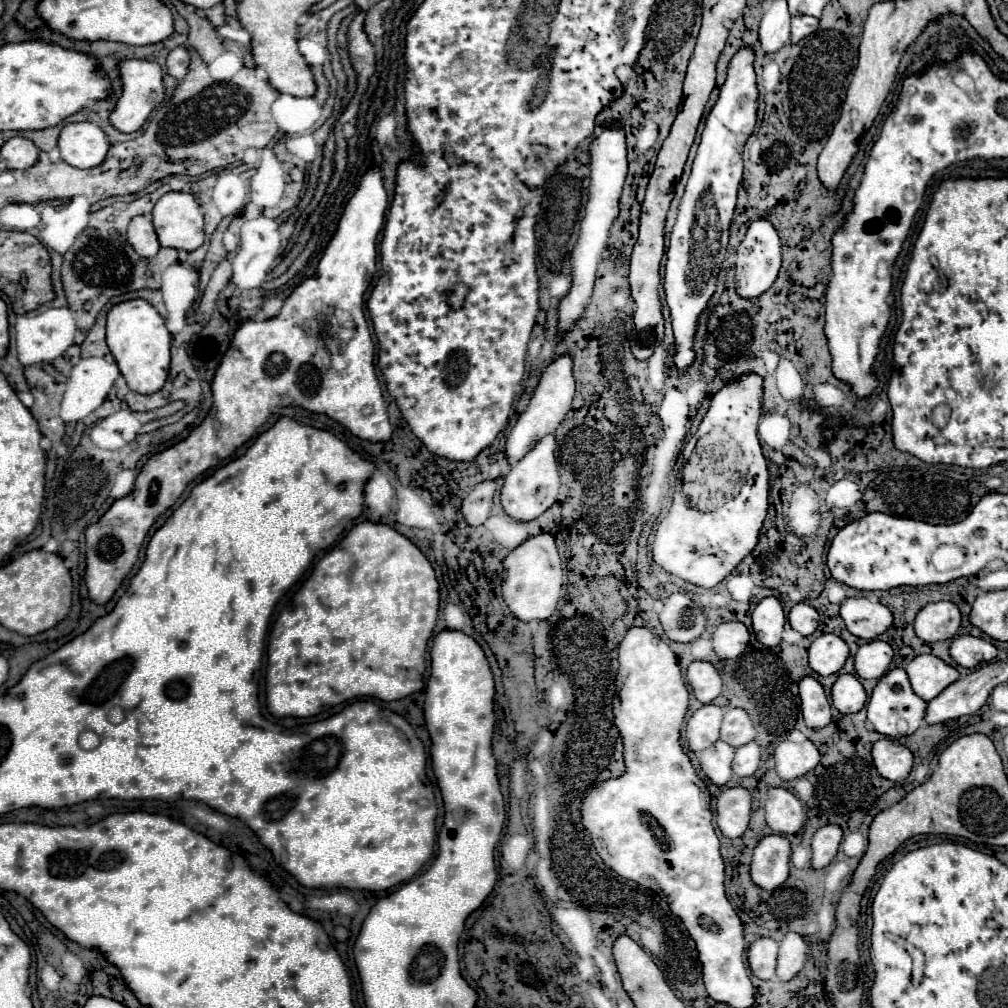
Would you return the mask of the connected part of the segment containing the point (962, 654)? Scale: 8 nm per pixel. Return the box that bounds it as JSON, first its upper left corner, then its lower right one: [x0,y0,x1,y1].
[950,634,998,668]

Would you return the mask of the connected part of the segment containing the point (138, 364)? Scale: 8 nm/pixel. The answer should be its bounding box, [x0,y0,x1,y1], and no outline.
[106,298,172,394]

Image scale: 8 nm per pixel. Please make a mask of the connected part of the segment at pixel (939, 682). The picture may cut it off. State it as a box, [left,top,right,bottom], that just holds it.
[904,654,960,702]

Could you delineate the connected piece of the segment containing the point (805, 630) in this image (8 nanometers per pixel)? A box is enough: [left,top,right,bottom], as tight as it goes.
[788,602,818,636]

